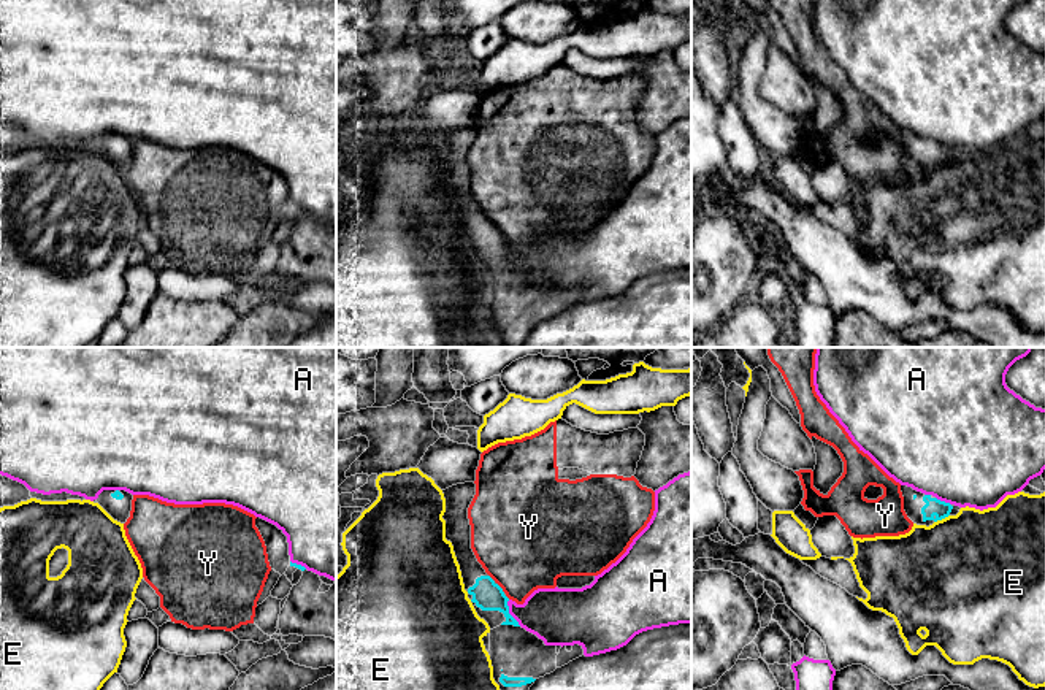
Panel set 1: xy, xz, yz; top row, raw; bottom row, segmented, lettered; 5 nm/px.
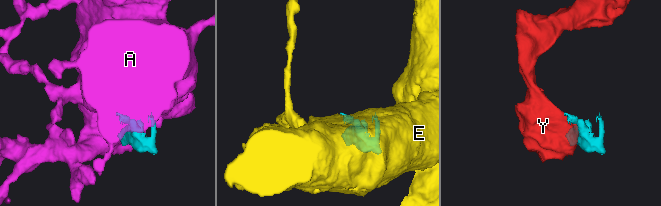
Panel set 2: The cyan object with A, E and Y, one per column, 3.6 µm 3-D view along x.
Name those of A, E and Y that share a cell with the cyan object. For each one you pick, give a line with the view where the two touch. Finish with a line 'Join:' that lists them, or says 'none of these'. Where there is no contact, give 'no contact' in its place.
Join: none of these

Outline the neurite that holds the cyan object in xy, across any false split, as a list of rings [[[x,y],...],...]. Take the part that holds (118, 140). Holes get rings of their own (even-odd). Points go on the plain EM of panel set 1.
[[[103,135],[97,148],[117,167],[130,162],[133,140],[125,135]]]

